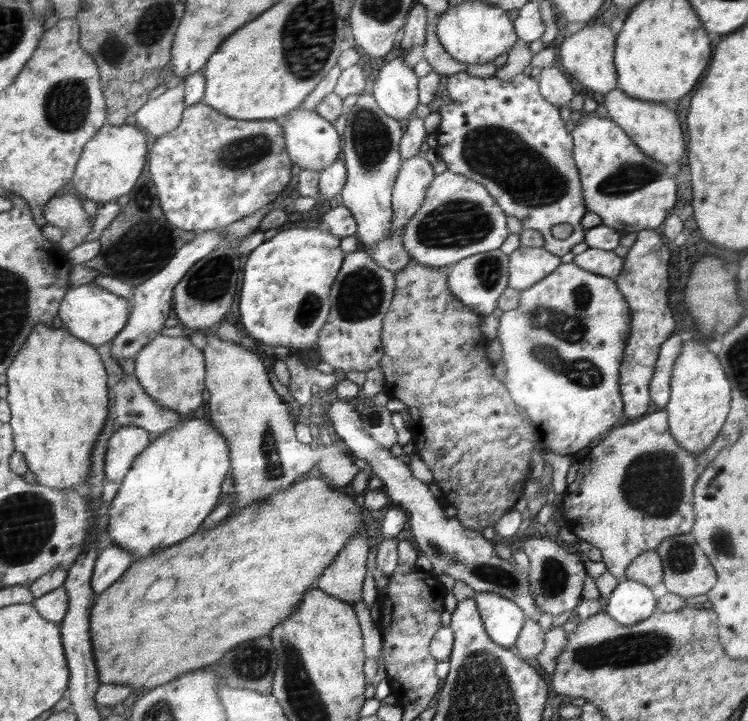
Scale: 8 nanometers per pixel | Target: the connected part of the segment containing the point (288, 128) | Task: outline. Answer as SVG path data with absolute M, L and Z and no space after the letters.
M294 109L288 113L288 120L284 122L283 130L287 138L287 152L300 168L322 170L332 165L340 154L340 134L336 128L319 115L314 109Z

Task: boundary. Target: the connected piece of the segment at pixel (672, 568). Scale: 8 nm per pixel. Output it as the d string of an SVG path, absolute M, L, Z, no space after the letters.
M691 532L668 537L655 551L663 562L665 572L663 582L668 592L676 593L678 596L687 599L700 594L708 594L712 588L715 588L717 584L716 572L714 572L714 568L710 564L710 559L703 551L703 547L696 542Z

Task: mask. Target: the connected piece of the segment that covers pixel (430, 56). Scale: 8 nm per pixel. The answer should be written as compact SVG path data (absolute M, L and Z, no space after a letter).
M429 13L427 19L428 26L424 59L430 63L432 71L436 71L439 75L446 75L447 77L465 71L469 64L452 58L438 41L438 36L436 36L436 21L438 21L438 16Z

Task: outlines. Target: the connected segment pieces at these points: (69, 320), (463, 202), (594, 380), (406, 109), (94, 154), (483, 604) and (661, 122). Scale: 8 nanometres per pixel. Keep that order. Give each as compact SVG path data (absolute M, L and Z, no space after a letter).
M90 282L76 286L67 293L63 298L63 304L60 305L60 318L63 327L76 338L105 349L109 342L115 340L116 336L126 328L131 318L131 310L131 304L126 298L106 290L99 283Z
M448 170L435 175L424 203L404 225L402 242L414 262L432 268L447 267L478 253L494 252L508 238L506 213L483 183Z
M574 262L564 263L554 273L548 274L542 281L532 285L530 289L521 290L516 308L502 311L498 320L500 323L496 338L502 346L502 364L506 366L504 382L508 382L508 390L512 390L512 398L516 398L516 404L522 406L530 414L533 422L537 423L538 429L540 429L540 438L542 438L543 451L560 456L576 455L581 457L590 451L589 446L592 446L592 442L596 442L596 438L600 438L602 434L608 435L608 431L614 430L616 426L620 426L620 422L624 422L624 402L621 400L619 378L620 366L624 359L624 349L628 344L632 326L629 304L622 292L617 290L614 278L592 273L592 271L586 270Z
M404 58L380 62L373 78L372 96L384 114L395 119L407 119L418 106L418 76L404 64Z
M135 124L102 126L81 152L70 183L71 190L100 205L120 198L132 190L142 175L148 152L145 132Z
M490 592L475 593L474 599L478 603L487 633L495 643L508 649L514 646L524 625L524 614L519 604Z
M618 88L611 90L604 98L608 116L619 123L626 133L639 145L640 150L664 164L674 164L684 154L684 132L678 116L662 101L648 101L624 93Z

